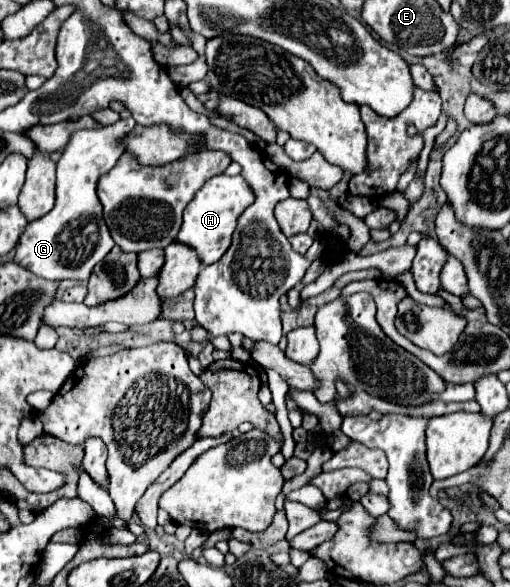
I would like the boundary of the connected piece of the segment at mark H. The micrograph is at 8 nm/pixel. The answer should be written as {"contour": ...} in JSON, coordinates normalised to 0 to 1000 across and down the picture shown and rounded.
{"contour":[[[427,296],[400,310],[400,317],[384,327],[380,341],[361,358],[361,382],[349,399],[349,412],[380,422],[400,450],[427,446],[439,429],[451,422],[455,399],[467,385],[467,368],[498,344],[494,320],[478,310],[475,300],[443,300]]]}

